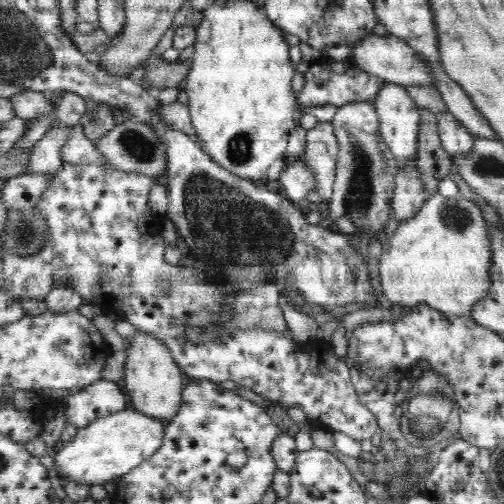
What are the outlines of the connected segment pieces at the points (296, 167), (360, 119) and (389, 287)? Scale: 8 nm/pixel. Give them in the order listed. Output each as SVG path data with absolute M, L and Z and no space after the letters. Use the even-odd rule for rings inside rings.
M301 158L296 162L290 162L279 175L280 184L286 192L286 196L297 205L302 205L306 196L315 190L315 180L309 168L302 163Z
M374 101L348 103L336 111L331 120L335 137L339 143L336 156L336 173L333 179L333 193L328 200L329 216L334 222L347 216L353 226L358 226L364 234L372 236L382 232L390 220L390 198L394 198L394 178L388 172L384 156L378 146L378 113Z
M461 192L453 197L436 193L430 195L418 214L408 222L398 221L391 237L385 236L379 252L379 275L382 292L392 305L414 307L427 304L440 312L469 318L469 312L477 300L482 300L490 288L490 271L493 263L492 249L487 235L487 222L478 205L467 199Z

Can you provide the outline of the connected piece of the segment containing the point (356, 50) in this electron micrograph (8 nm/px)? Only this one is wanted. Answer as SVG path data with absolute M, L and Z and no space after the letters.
M369 34L352 45L350 64L355 64L363 71L379 76L385 81L402 86L433 86L432 78L425 62L417 56L416 51L397 36L377 36Z

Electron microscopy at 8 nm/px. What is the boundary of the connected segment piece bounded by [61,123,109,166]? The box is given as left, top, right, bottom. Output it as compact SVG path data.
M75 124L66 140L66 144L62 146L62 160L66 164L82 165L96 164L109 165L106 157L98 151L98 147L94 145L89 138L83 133L82 124Z

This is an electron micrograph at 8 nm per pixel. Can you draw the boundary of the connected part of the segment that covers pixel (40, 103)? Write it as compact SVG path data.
M23 89L22 92L10 96L10 102L12 102L16 116L26 119L28 122L54 112L54 105L52 105L50 97L46 93L31 89Z

